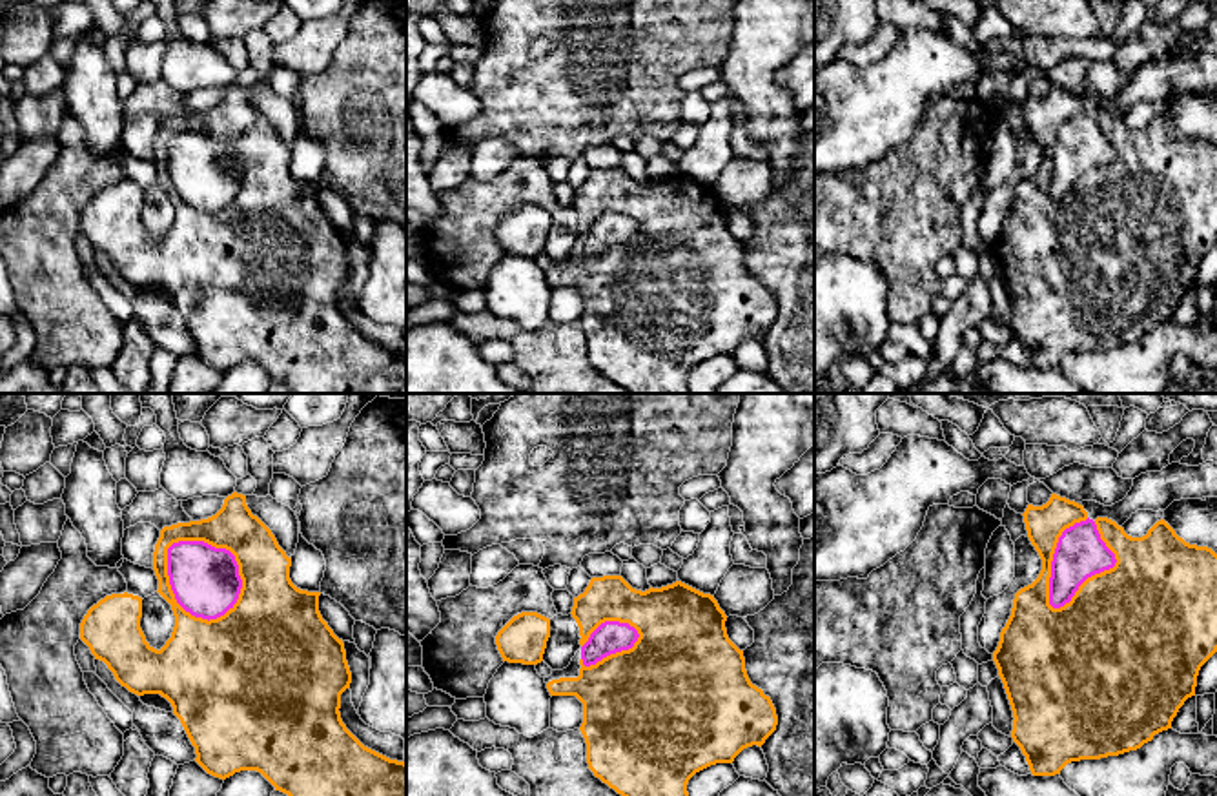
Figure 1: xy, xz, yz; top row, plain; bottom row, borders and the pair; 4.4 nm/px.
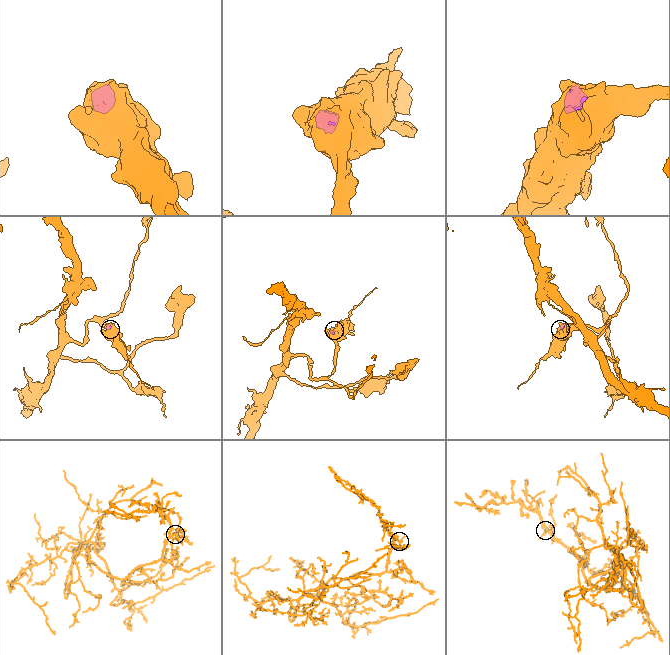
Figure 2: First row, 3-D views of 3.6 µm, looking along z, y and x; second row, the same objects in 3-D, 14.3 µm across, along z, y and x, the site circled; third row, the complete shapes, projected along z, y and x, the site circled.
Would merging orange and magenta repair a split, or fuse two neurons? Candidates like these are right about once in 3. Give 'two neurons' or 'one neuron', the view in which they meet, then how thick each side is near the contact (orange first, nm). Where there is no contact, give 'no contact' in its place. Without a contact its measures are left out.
two neurons | xy | 320/300 nm

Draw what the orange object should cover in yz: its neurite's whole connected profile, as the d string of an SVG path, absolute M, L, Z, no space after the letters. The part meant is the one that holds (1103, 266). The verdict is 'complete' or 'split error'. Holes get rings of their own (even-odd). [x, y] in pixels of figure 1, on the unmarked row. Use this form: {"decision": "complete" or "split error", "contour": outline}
{"decision": "complete", "contour": "M1051 86L1049 93L1042 98L1028 97L1024 107L1028 129L1035 142L1042 151L1042 162L1038 169L1020 180L1015 186L1011 208L1006 219L1000 224L1000 233L997 242L993 244L993 253L998 260L998 268L1004 275L1011 302L1013 302L1013 322L1011 330L1020 339L1029 362L1033 368L1055 368L1071 355L1080 352L1100 352L1108 348L1119 348L1130 342L1140 341L1144 335L1151 333L1155 326L1171 321L1171 313L1177 308L1179 301L1184 293L1195 288L1197 268L1201 259L1217 244L1217 146L1208 138L1197 138L1186 135L1182 129L1175 126L1175 122L1164 113L1157 113L1146 128L1131 129L1119 118L1115 113L1108 109L1097 109L1095 117L1100 126L1100 131L1106 138L1115 146L1115 158L1088 169L1069 195L1060 200L1053 200L1049 197L1049 169L1051 169L1051 153L1062 124L1075 115L1086 113L1088 104L1082 97Z"}

